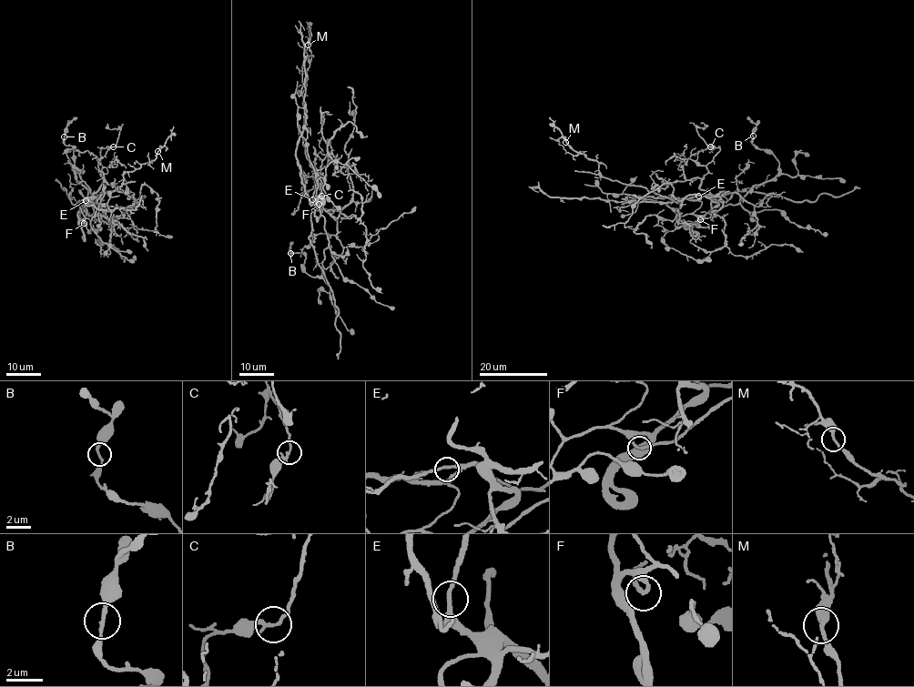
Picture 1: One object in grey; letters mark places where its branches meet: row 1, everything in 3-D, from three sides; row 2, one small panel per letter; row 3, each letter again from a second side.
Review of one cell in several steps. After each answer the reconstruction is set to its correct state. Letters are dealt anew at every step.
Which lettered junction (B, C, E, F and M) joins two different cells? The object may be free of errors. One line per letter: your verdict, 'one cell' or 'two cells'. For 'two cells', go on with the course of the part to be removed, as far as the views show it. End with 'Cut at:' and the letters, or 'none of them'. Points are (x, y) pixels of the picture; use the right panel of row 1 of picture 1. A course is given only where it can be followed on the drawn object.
B: one cell
C: one cell
E: one cell
F: one cell
M: one cell
Cut at: none of them

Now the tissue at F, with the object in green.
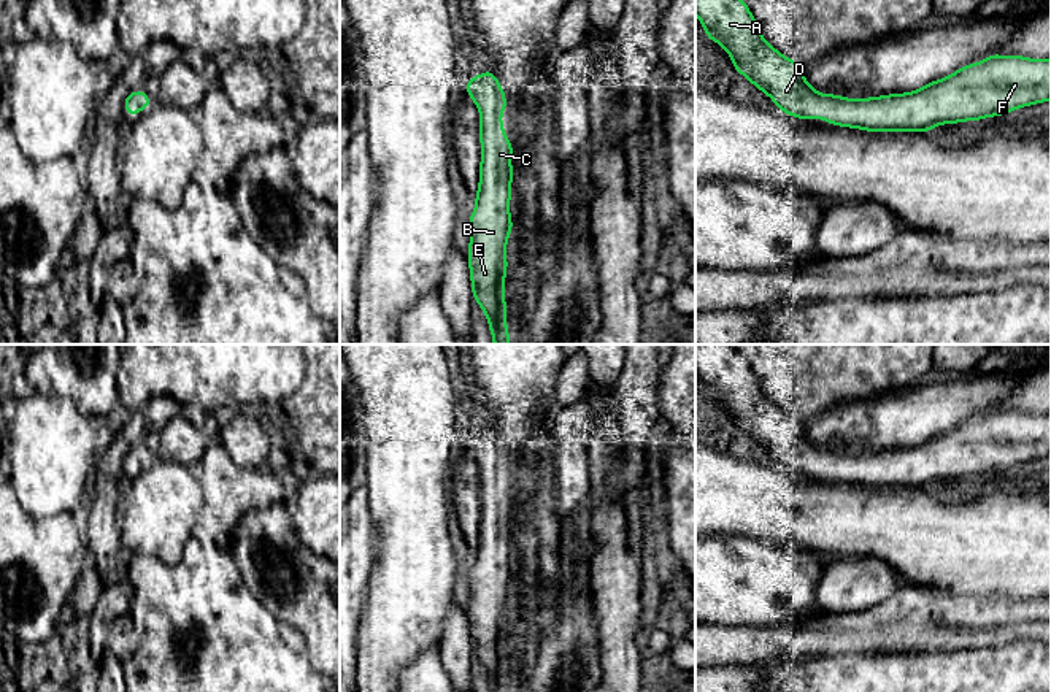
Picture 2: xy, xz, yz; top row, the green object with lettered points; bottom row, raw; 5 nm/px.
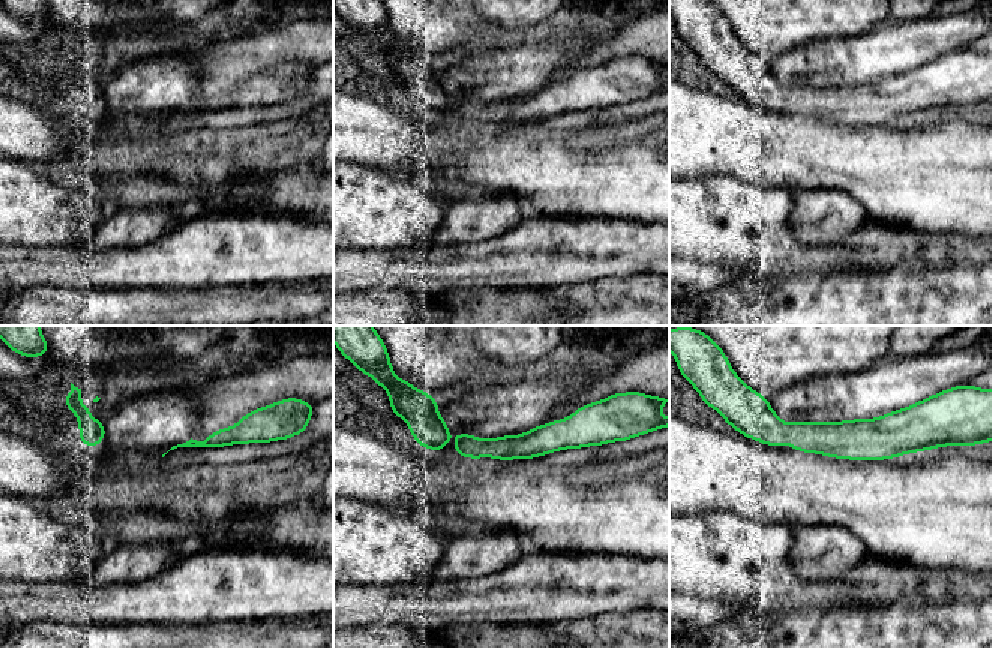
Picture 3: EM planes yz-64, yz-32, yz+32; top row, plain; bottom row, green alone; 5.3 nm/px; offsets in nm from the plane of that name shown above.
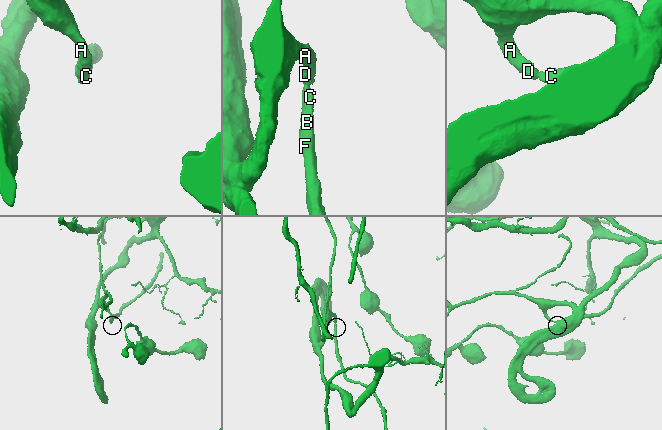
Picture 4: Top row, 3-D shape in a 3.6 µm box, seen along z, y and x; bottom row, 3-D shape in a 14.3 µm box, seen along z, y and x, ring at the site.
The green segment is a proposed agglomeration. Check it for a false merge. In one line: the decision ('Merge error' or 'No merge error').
No merge error

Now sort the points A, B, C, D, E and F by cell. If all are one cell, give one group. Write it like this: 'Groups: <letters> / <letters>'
Groups: A B C D E F

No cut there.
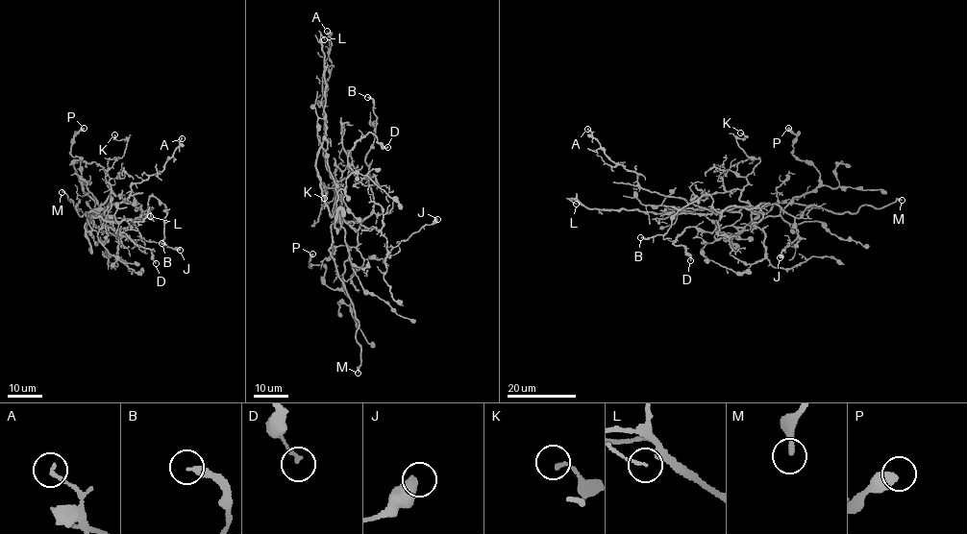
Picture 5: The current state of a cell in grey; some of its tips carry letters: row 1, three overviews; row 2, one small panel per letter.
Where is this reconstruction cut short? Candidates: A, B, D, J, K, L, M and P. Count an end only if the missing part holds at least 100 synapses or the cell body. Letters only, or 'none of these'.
M

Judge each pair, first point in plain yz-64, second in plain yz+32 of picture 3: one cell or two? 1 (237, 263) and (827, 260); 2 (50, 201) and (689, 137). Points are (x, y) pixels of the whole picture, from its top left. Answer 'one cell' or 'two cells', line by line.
1: one cell
2: two cells

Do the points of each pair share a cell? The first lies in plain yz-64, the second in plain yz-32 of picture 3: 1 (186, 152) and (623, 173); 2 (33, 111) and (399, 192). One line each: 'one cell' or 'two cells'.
1: one cell
2: two cells

